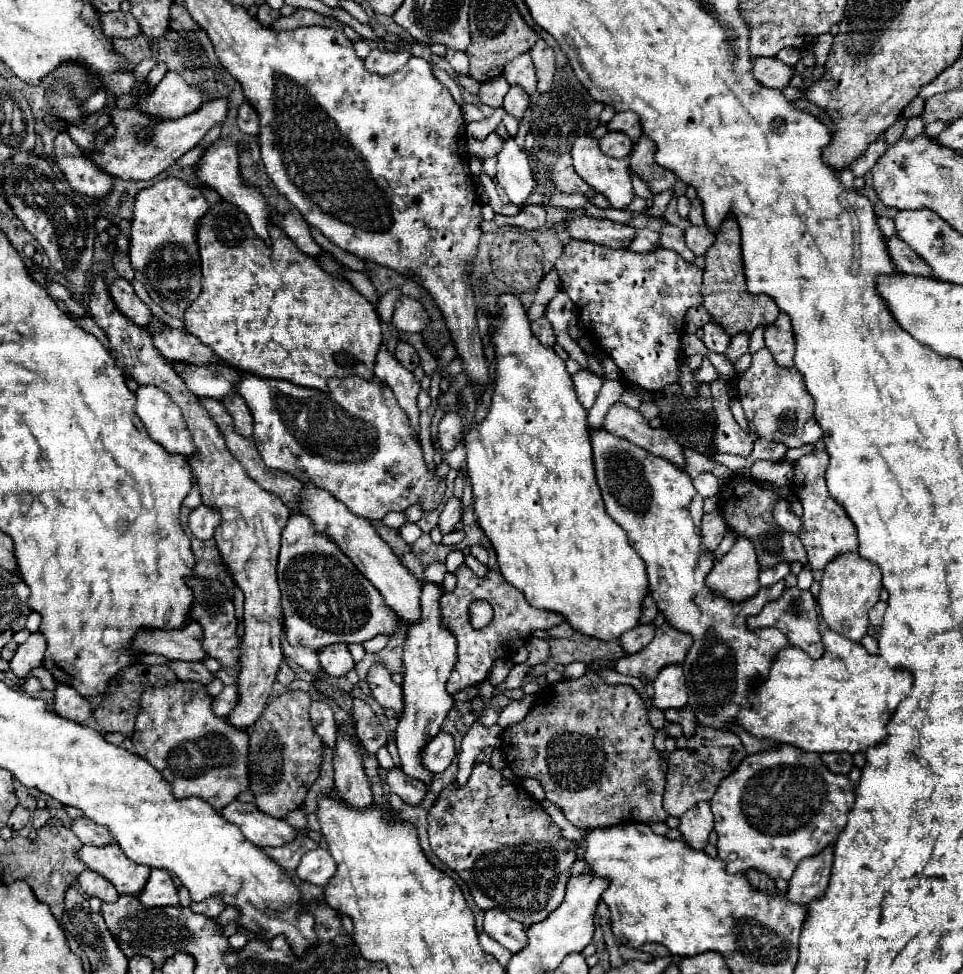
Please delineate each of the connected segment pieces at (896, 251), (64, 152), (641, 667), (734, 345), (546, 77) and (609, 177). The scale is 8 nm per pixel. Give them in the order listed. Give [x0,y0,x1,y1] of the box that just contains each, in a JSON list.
[[886,236,930,276],[54,132,112,198],[614,622,694,680],[724,334,750,362],[530,40,556,92],[570,136,634,208]]

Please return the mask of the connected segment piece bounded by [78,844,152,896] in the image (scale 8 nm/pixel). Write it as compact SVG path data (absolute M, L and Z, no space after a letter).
M110 844L104 848L82 846L78 856L90 870L110 880L120 894L138 896L144 890L152 870L126 858L126 854L122 854L122 848L118 844Z

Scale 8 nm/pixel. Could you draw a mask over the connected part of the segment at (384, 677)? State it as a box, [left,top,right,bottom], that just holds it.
[368,664,404,718]

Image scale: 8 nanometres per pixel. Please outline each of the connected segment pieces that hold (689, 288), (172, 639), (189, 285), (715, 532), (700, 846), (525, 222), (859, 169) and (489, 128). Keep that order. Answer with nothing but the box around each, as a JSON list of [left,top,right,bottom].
[[556,240,702,392],[130,622,204,660],[130,176,208,318],[702,512,726,552],[678,802,714,850],[508,204,546,230],[852,138,886,176],[466,106,504,142]]

